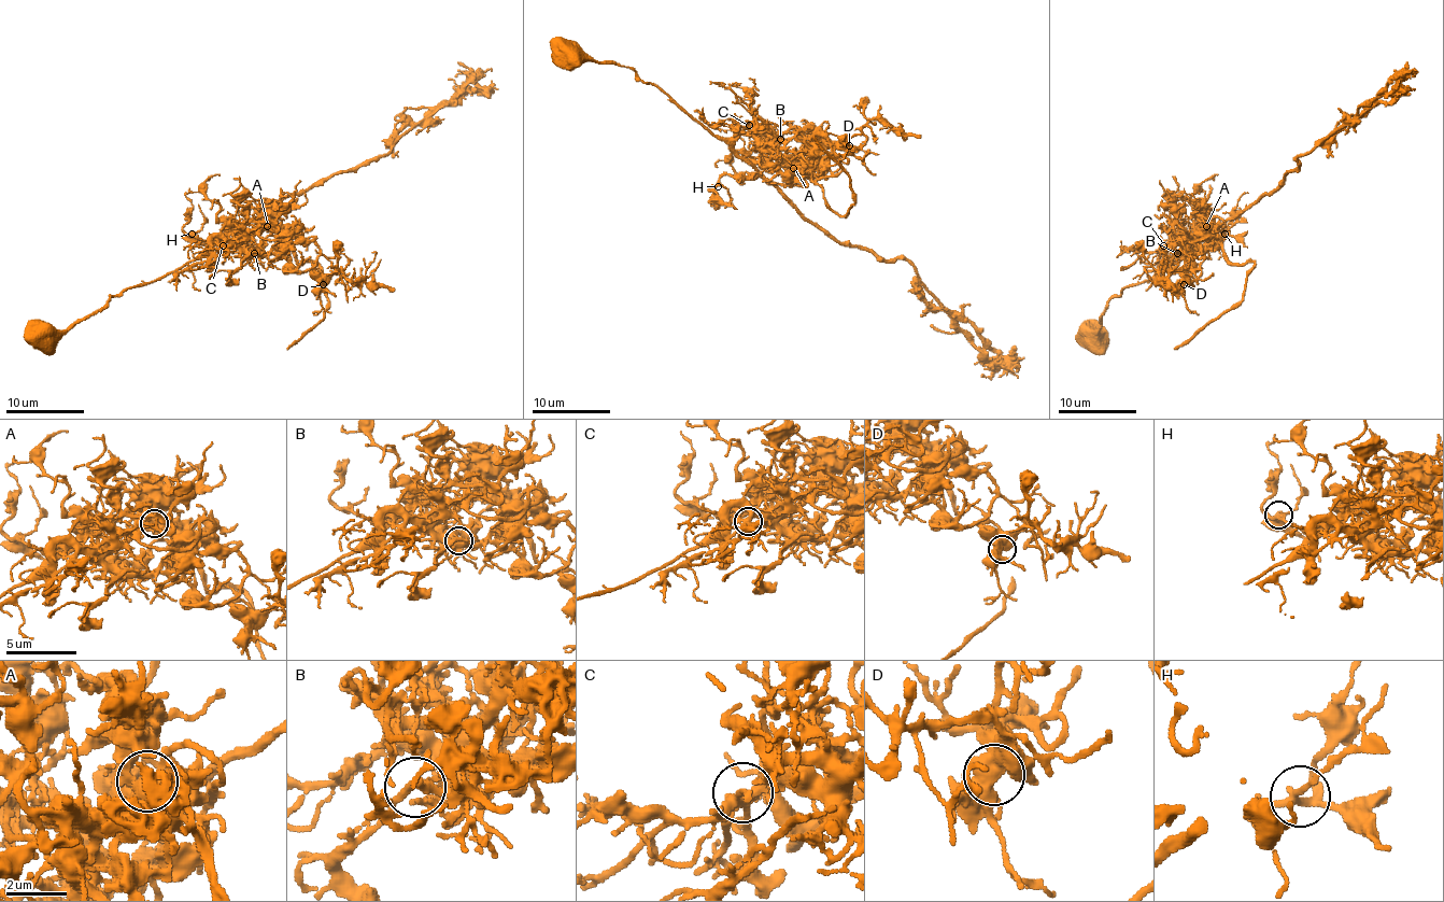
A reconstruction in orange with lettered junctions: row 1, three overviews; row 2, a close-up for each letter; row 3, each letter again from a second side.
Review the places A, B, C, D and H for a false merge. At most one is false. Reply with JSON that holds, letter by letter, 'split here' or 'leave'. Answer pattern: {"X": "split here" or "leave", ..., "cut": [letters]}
{"A": "split here", "B": "leave", "C": "leave", "D": "leave", "H": "leave", "cut": ["A"]}

